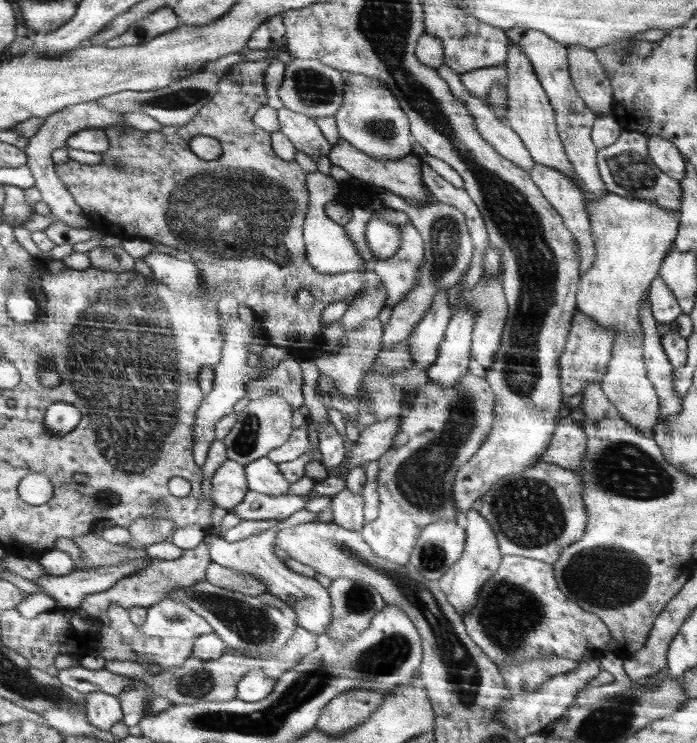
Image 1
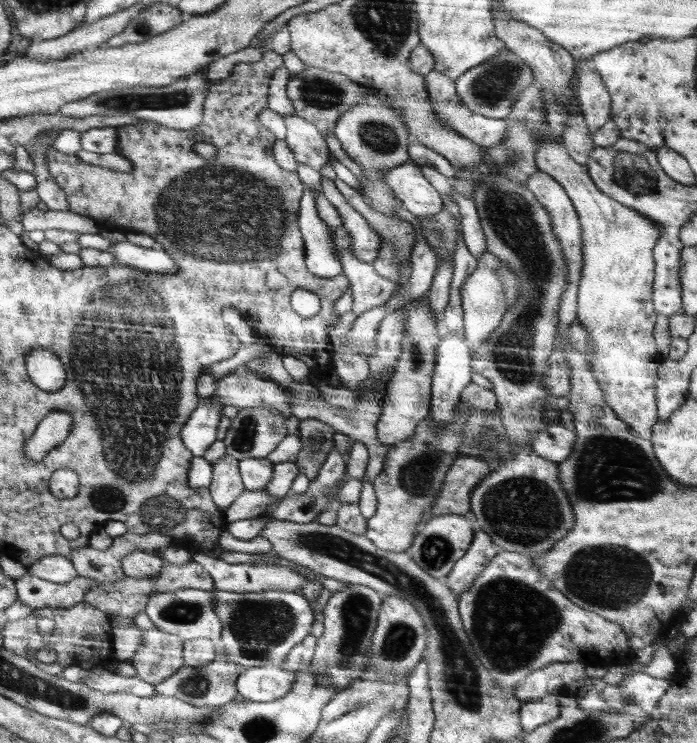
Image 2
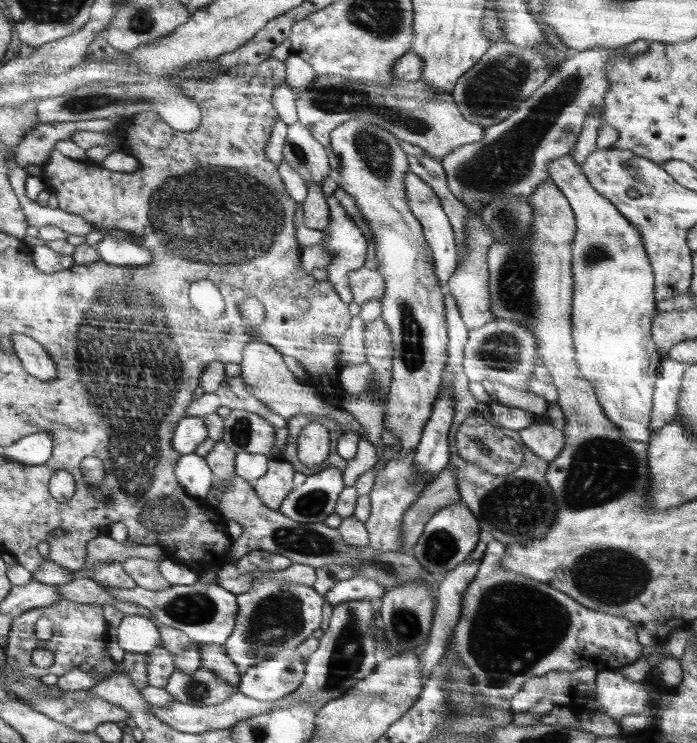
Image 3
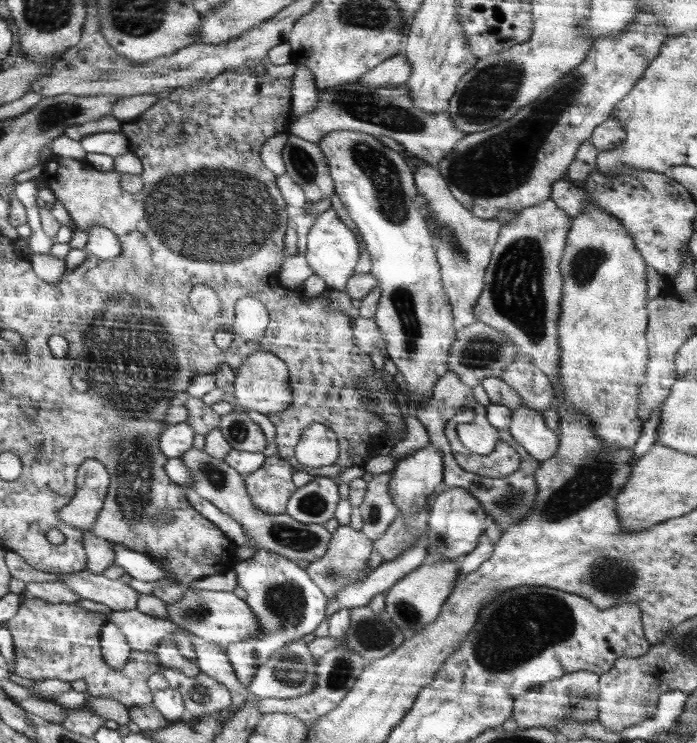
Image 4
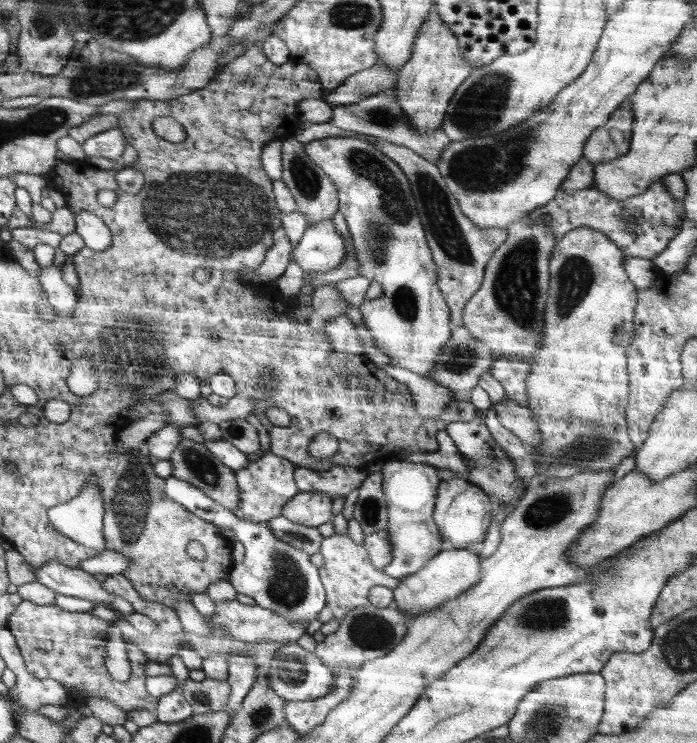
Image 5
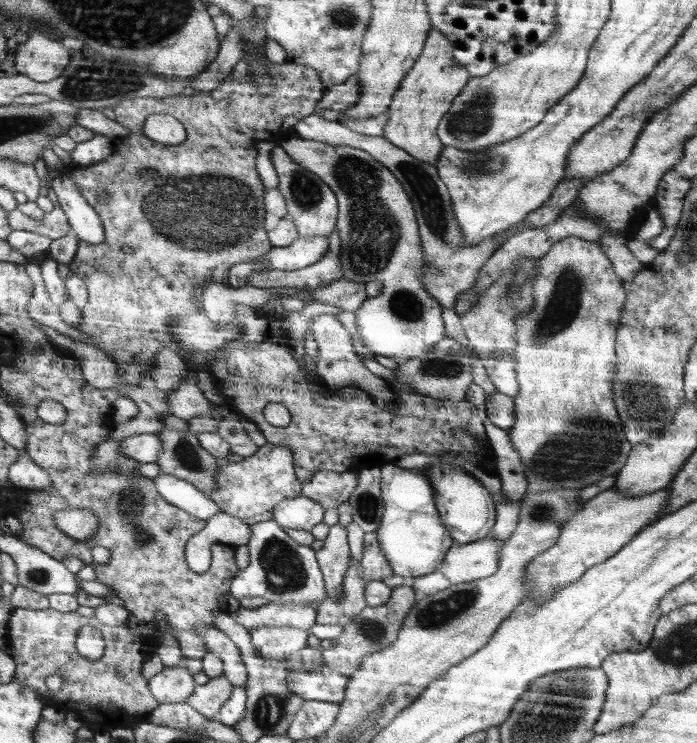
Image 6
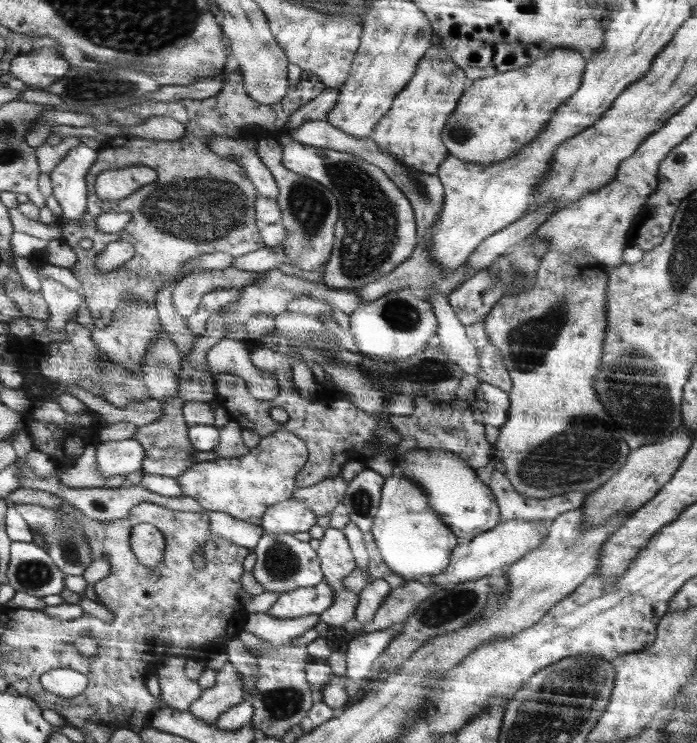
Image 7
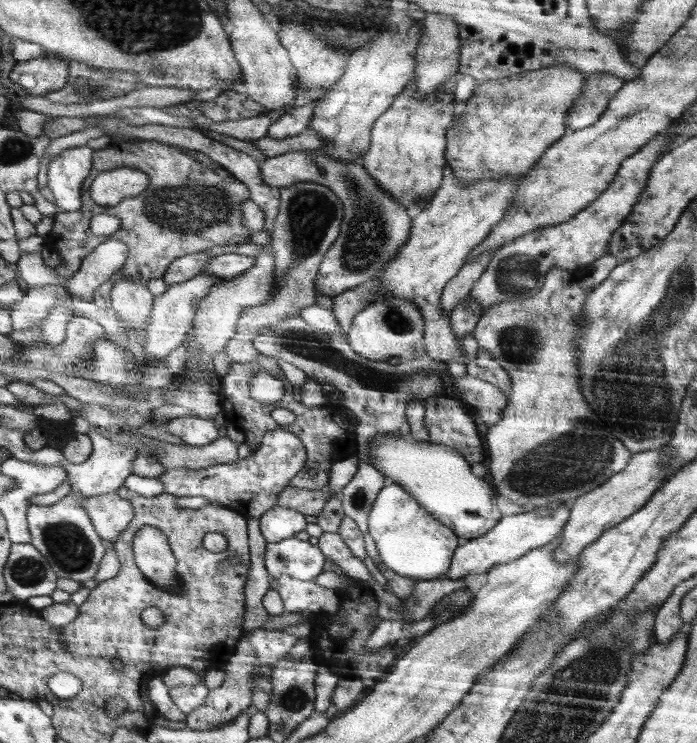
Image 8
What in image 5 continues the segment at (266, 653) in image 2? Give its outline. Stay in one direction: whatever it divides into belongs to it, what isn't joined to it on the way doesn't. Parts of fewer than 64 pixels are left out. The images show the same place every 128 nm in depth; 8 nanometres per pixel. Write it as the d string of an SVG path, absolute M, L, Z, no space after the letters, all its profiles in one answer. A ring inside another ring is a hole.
M170 475L166 479L165 491L168 498L187 507L201 519L207 519L220 528L229 528L235 532L236 540L245 548L242 563L236 563L228 579L237 593L252 597L257 606L288 618L290 624L298 622L305 629L313 620L319 620L319 614L327 605L326 588L323 587L319 568L310 561L311 554L278 540L269 521L240 520L229 508L207 499L199 488L184 484L175 476ZM230 655L229 675L225 680L231 685L230 700L225 710L234 716L243 704L244 697L252 690L260 671L259 662L248 655Z

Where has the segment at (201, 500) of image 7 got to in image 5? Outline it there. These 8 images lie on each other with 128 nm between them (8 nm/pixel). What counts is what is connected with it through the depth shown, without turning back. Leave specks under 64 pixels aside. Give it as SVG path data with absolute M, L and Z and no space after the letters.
M265 450L261 457L253 457L245 467L234 471L241 497L239 508L231 510L234 516L240 520L264 522L272 521L280 515L284 504L300 491L293 475L295 468L287 458Z

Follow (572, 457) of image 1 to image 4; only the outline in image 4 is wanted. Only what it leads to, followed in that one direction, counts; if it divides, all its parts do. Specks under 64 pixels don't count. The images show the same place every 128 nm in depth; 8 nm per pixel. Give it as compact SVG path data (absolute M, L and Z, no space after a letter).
M528 407L511 409L508 429L520 450L541 462L558 452L559 435L546 427L543 415L538 414L537 410Z

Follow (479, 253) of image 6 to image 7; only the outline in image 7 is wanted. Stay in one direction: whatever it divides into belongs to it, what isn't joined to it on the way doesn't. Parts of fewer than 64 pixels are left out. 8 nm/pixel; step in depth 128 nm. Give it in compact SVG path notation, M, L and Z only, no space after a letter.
M326 120L308 121L302 125L302 127L296 128L290 134L292 139L298 141L298 143L308 144L319 148L330 148L336 151L346 152L354 156L360 156L360 158L367 160L368 163L375 164L382 168L386 172L388 179L392 180L392 183L396 184L396 187L400 188L400 191L411 201L411 205L414 207L415 221L417 226L417 239L416 250L412 252L412 256L408 258L408 261L403 265L398 266L396 270L388 273L384 277L378 278L370 285L366 285L357 289L359 299L362 304L368 304L378 300L381 296L392 292L392 290L400 290L401 288L409 288L416 292L417 296L426 297L430 291L440 291L442 294L448 296L454 288L458 288L457 284L461 281L464 273L467 269L468 262L459 266L456 272L451 274L443 274L441 268L437 266L438 263L432 259L430 251L428 251L429 226L433 225L438 218L441 211L444 200L444 186L440 183L440 180L436 175L428 175L426 173L420 173L414 169L408 168L396 161L396 157L392 157L390 153L382 151L371 136L367 138L358 138L352 135L346 135L344 130L340 130L331 126Z

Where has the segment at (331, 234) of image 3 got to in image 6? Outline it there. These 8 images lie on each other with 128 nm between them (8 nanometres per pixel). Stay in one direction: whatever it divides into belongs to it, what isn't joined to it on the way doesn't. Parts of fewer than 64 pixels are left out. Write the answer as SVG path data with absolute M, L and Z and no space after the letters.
M328 236L298 238L290 246L273 247L263 258L269 268L290 271L316 264L328 248Z

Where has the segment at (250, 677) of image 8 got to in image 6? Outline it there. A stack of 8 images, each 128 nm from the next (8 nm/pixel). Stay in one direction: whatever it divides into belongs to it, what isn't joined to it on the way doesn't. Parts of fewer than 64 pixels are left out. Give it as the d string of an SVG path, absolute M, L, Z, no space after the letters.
M224 674L209 679L202 686L195 685L191 695L185 700L194 710L207 719L215 720L219 710L231 698L233 686Z

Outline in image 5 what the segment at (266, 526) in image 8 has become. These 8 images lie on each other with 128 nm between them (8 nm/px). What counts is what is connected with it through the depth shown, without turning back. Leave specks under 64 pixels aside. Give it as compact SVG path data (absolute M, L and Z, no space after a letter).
M299 491L282 507L281 515L292 522L312 527L330 522L333 518L333 498L329 492Z

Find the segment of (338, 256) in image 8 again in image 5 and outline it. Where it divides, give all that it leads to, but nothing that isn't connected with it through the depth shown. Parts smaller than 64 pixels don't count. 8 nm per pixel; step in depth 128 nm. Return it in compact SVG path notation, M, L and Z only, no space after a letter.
M322 138L306 144L312 162L318 164L330 176L339 192L339 210L346 220L354 258L358 261L358 275L382 285L382 294L378 298L367 300L359 306L362 323L369 330L377 347L388 355L392 364L411 370L423 377L431 376L438 358L444 352L444 346L450 338L450 314L443 291L435 284L438 280L436 264L424 234L415 205L411 182L398 164L384 155L370 142L358 138Z

